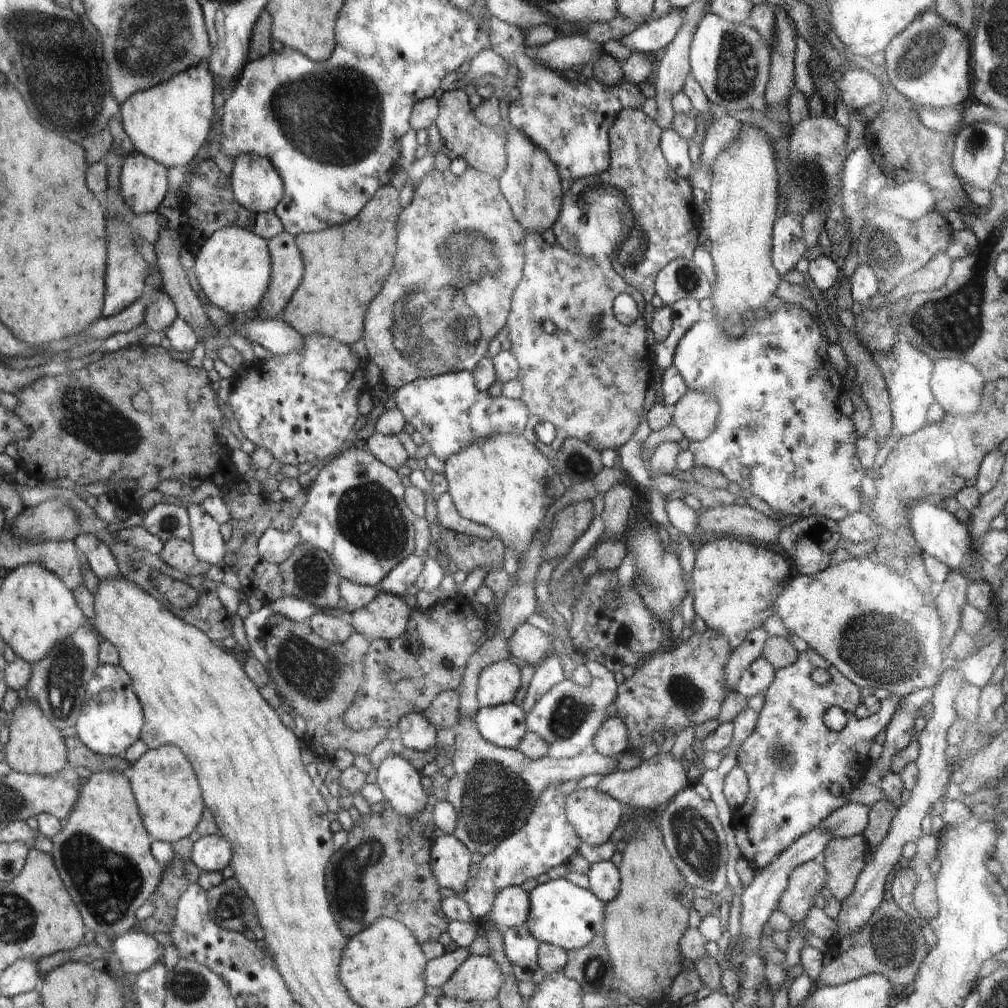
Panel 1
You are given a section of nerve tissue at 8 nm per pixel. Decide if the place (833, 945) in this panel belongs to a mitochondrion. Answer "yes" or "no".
no

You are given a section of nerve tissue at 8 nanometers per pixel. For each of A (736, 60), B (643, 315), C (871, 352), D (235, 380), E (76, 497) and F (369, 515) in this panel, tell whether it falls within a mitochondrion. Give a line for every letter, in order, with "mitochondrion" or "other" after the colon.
A: mitochondrion
B: other
C: other
D: other
E: other
F: mitochondrion

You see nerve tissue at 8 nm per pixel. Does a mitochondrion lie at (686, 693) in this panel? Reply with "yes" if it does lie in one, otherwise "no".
yes

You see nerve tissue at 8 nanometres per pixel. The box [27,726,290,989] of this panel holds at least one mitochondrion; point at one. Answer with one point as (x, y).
(107, 881)

